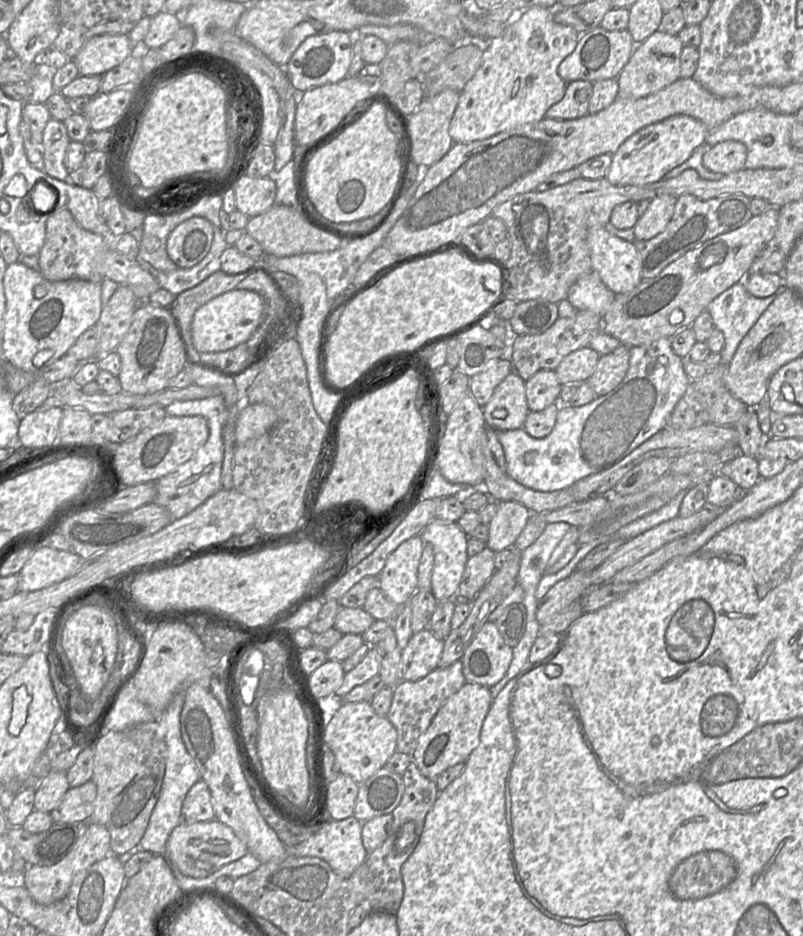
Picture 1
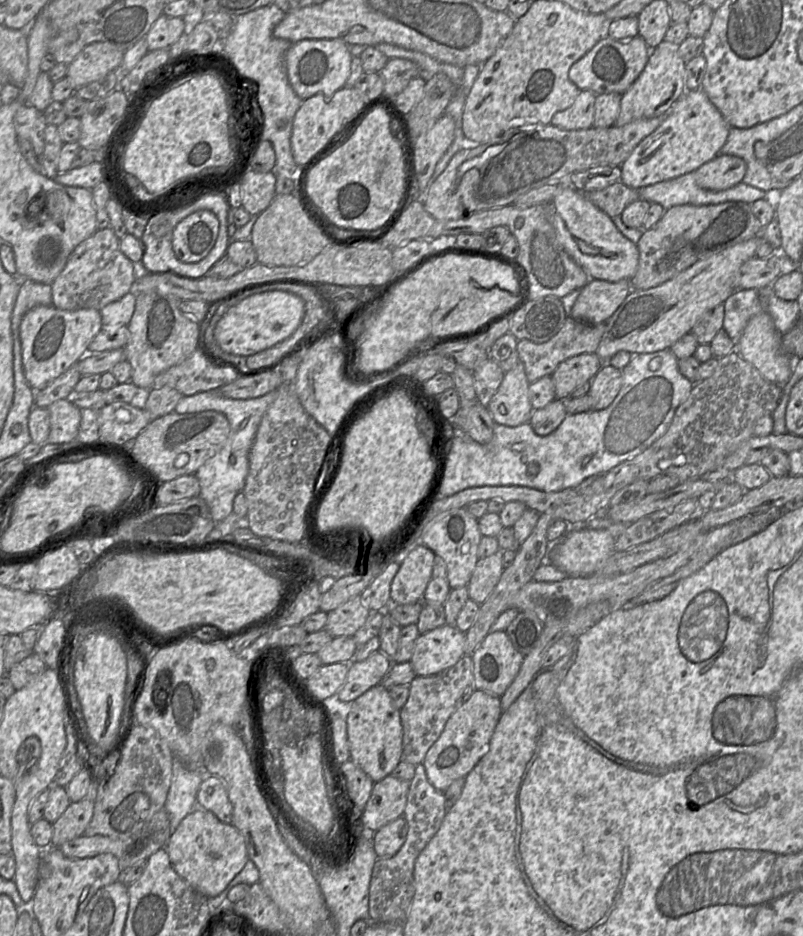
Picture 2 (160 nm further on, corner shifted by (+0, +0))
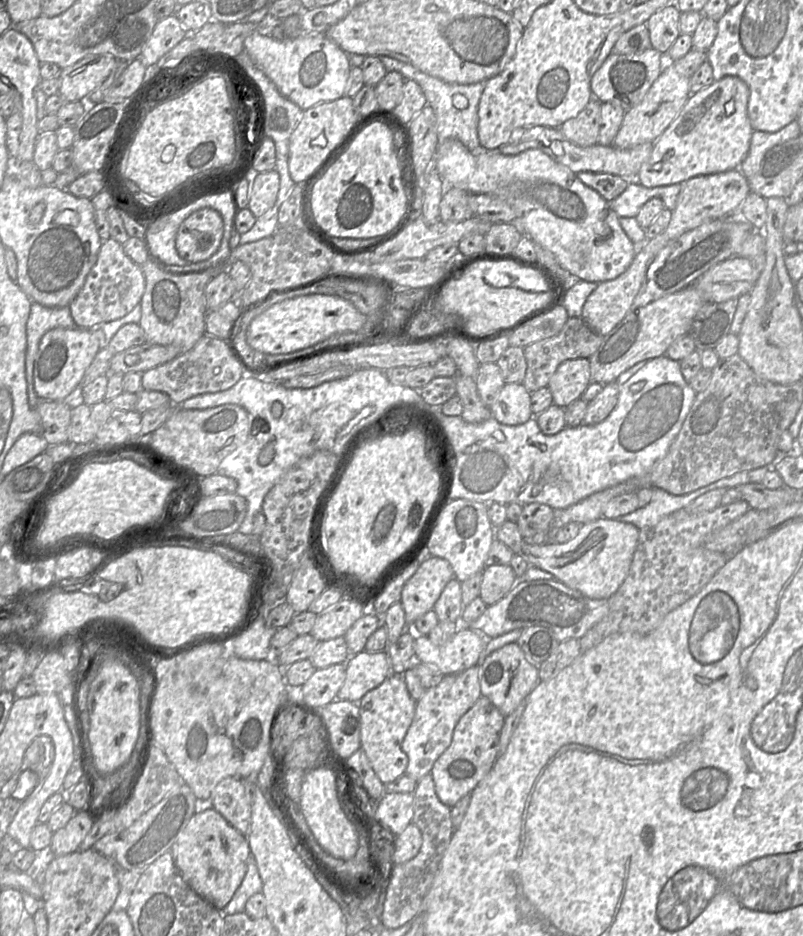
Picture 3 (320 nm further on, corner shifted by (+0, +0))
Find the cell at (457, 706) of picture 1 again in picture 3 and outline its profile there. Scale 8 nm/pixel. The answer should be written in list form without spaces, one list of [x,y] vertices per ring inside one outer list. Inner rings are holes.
[[[481,696],[460,718],[449,747],[438,757],[430,772],[440,801],[452,808],[461,798],[471,794],[486,778],[499,756],[500,734],[505,717],[486,697]]]

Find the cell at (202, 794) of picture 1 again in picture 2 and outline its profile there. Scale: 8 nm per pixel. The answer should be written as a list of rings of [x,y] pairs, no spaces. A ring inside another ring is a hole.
[[[205,775],[199,787],[196,801],[212,812],[221,822],[231,824],[233,807],[224,781],[215,775]]]

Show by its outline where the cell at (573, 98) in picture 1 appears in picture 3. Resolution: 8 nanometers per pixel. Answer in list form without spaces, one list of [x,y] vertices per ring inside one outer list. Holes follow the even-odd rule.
[[[593,95],[593,99],[576,117],[566,120],[559,127],[567,140],[580,147],[588,147],[598,143],[601,103]]]

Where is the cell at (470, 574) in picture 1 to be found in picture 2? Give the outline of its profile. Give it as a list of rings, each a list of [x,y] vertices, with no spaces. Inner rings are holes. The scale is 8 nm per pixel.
[[[504,549],[495,554],[479,559],[467,585],[469,598],[482,604],[492,593],[503,573],[502,557]]]

